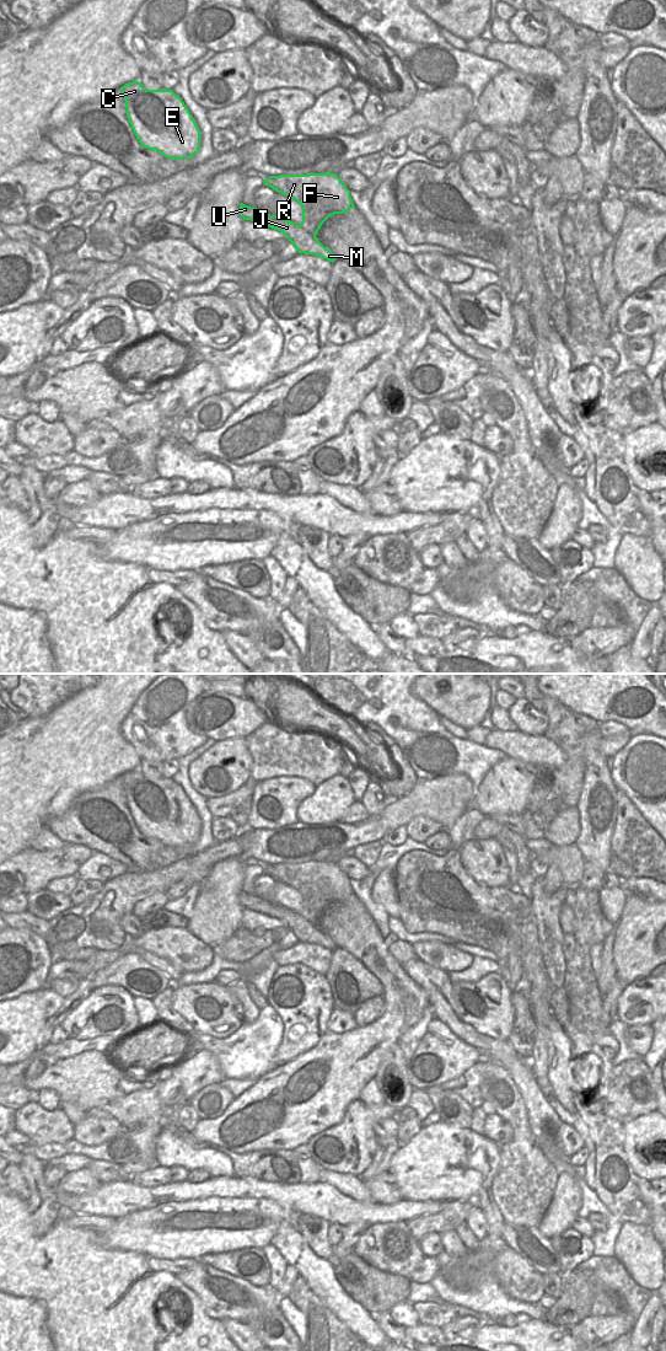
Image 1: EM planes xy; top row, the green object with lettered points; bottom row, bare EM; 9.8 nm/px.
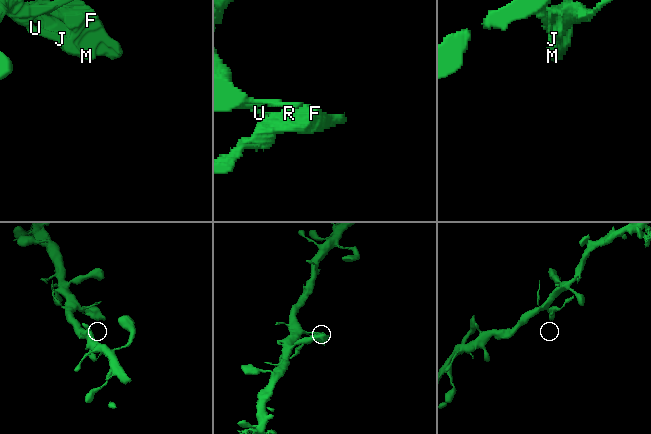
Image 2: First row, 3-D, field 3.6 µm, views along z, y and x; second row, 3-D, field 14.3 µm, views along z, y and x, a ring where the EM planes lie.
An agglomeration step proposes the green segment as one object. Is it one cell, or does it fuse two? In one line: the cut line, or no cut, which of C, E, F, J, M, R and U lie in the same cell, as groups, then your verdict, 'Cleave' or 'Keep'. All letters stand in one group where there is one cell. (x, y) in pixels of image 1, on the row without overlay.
Split along xy (262, 900), (253, 909). Groups: C E U / F J M R. Cleave

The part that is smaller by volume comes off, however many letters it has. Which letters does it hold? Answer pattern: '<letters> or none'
F, J, M, R

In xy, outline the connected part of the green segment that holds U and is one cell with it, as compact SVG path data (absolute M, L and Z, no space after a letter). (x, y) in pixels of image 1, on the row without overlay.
M243 891L240 892L240 904L243 906L243 908L251 908L254 910L263 900L257 896L251 896L248 894L245 894Z

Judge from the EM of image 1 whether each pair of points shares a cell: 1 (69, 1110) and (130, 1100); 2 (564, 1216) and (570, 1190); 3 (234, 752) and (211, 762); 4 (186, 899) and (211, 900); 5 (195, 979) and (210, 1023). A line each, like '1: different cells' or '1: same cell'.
1: different cells
2: same cell
3: same cell
4: different cells
5: different cells

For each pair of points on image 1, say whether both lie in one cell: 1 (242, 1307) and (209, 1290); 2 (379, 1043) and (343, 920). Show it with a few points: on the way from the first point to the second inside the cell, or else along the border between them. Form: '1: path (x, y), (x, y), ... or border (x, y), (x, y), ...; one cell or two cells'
1: path (234, 1298), (225, 1297), (218, 1291); one cell
2: path (393, 1012), (393, 977), (371, 950); one cell

